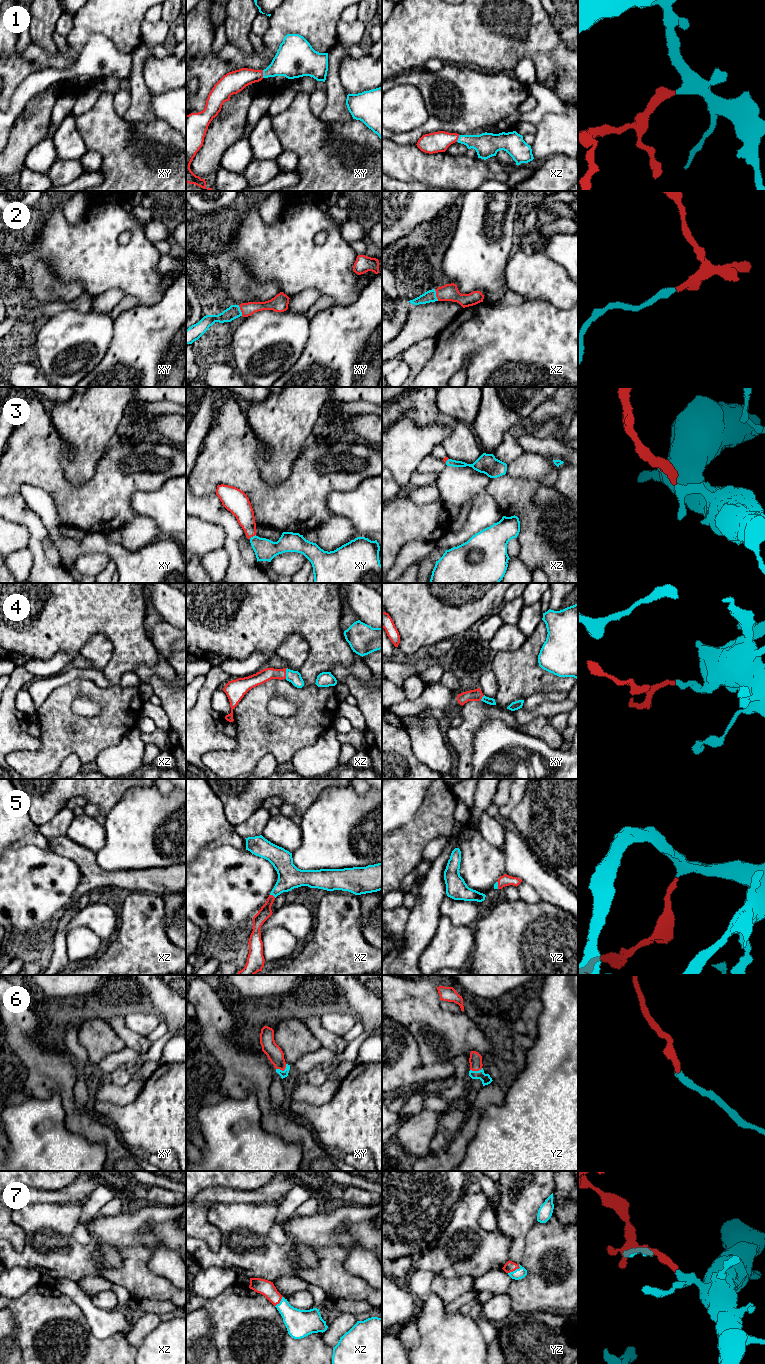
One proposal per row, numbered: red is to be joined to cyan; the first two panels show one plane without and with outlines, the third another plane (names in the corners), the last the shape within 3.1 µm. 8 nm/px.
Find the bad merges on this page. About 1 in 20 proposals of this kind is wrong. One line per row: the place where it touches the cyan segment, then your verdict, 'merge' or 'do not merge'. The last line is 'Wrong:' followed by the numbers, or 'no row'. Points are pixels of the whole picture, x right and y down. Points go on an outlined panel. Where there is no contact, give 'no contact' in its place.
1: xy (263, 74) | merge
2: xz (435, 295) | merge
3: xy (253, 536) | merge
4: xz (286, 673) | merge
5: xz (273, 895) | merge
6: xy (281, 1070) | merge
7: yz (516, 1269) | merge
Wrong: no row

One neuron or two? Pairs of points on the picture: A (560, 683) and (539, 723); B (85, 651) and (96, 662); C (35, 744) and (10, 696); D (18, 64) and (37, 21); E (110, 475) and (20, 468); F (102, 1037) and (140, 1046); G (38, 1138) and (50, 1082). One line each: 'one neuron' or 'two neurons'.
A: two neurons
B: one neuron
C: one neuron
D: two neurons
E: one neuron
F: two neurons
G: two neurons

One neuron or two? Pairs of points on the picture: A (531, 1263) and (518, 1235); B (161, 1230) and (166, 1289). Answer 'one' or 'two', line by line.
A: two
B: one

